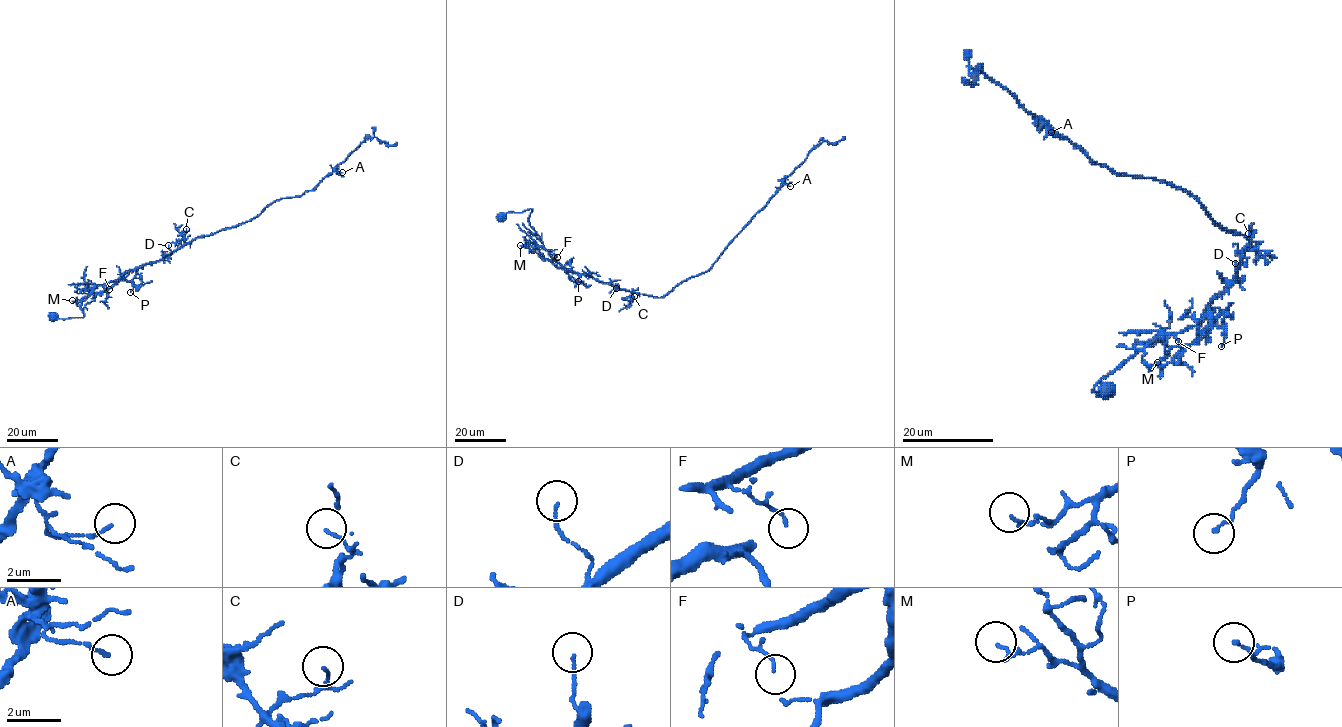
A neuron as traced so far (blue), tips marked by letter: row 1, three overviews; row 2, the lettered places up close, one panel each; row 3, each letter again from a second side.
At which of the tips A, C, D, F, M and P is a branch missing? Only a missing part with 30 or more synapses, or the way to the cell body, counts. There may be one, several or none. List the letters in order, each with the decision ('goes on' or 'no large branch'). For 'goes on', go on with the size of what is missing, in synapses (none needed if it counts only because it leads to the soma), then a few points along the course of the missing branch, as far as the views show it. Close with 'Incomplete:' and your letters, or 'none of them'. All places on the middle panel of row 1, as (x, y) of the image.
A: no large branch
C: no large branch
D: goes on; 35 synapses; course (616, 288), (602, 290)
F: no large branch
M: no large branch
P: no large branch
Incomplete: D

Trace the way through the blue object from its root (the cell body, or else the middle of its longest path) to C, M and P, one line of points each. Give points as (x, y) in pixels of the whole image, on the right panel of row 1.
C: (1108, 390), (1092, 391), (1153, 341), (1201, 321), (1235, 280), (1240, 251), (1253, 237), (1248, 233)
M: (1108, 390), (1092, 391), (1153, 341), (1197, 327), (1191, 343), (1172, 347), (1157, 362)
P: (1108, 390), (1092, 391), (1162, 337), (1218, 325), (1224, 330), (1221, 346)

